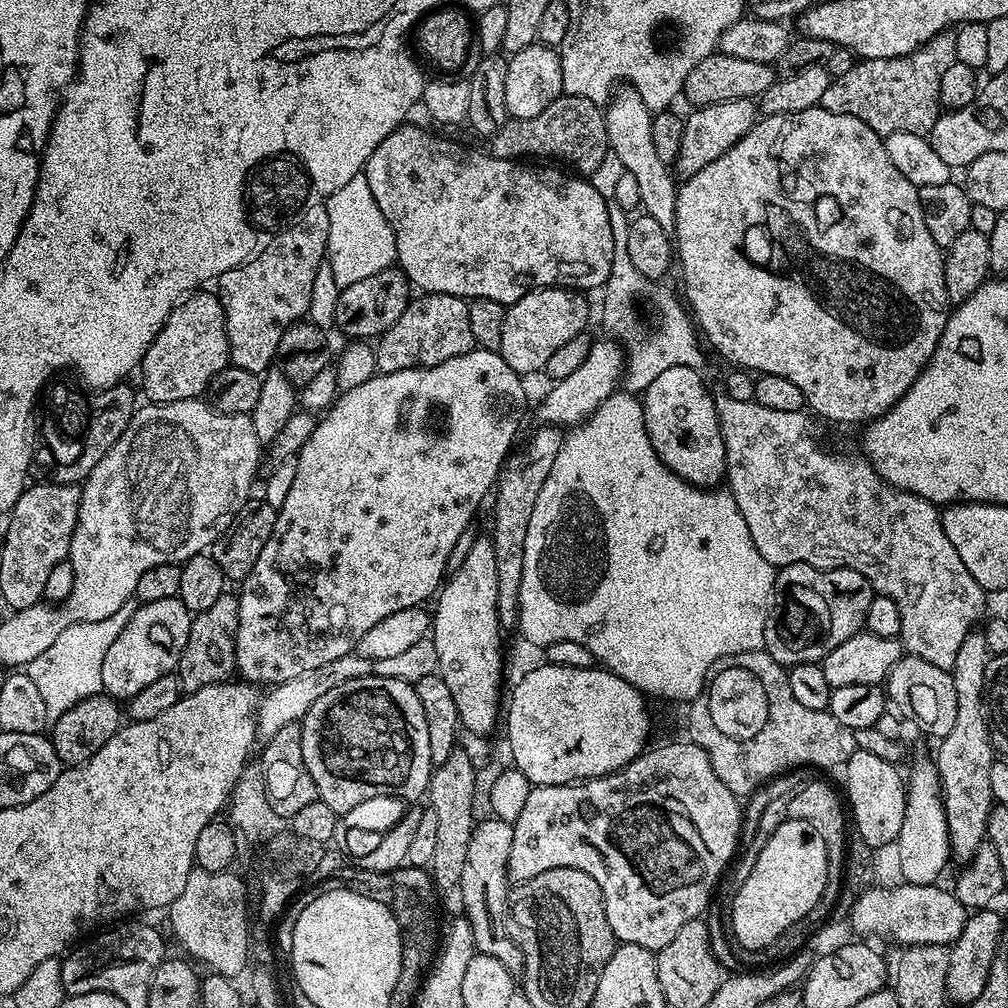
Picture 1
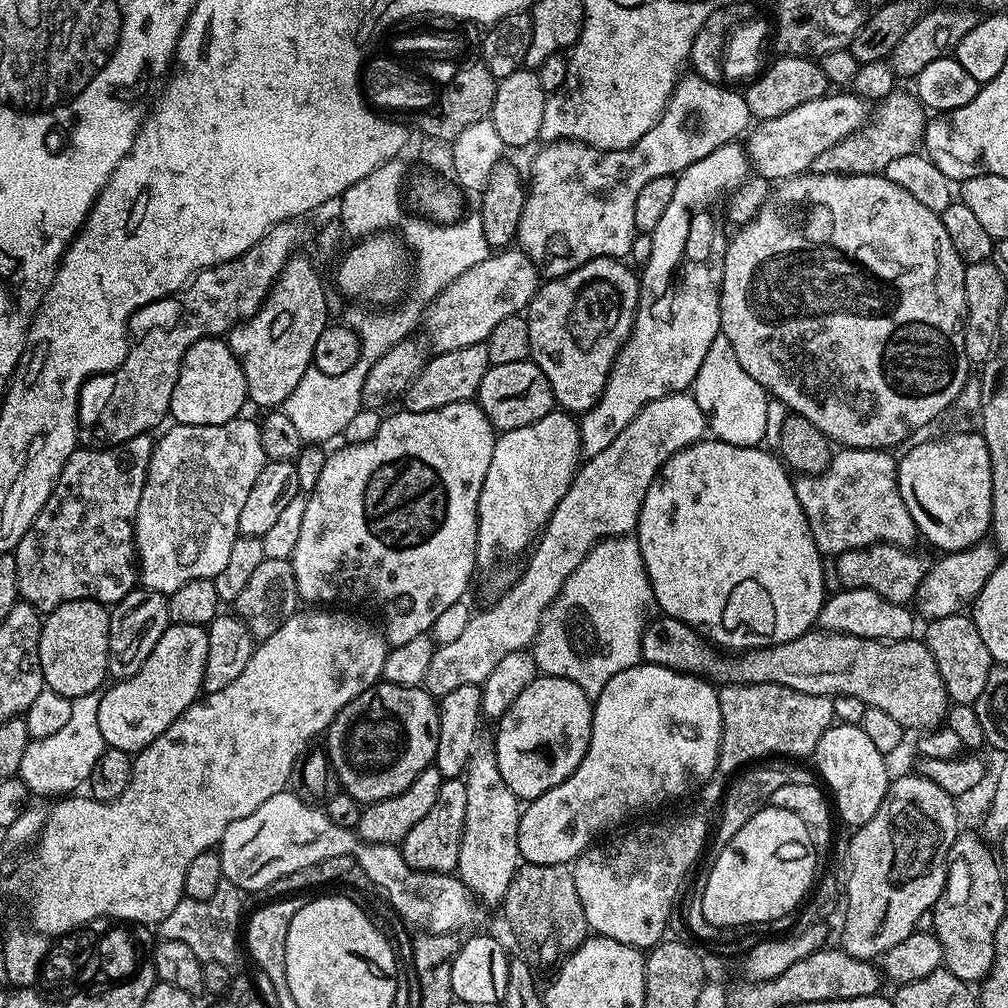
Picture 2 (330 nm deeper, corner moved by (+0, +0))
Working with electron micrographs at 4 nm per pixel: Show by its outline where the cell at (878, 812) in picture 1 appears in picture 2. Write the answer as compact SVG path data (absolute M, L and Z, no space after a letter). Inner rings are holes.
M833 723L832 727L824 731L822 738L818 738L815 760L815 771L818 776L820 771L819 779L826 785L835 815L839 819L841 816L846 823L852 824L853 829L858 829L870 822L874 814L878 814L878 806L882 806L882 798L886 798L888 793L890 775L888 764L884 761L887 760L885 753L879 752L874 742L870 742L866 730L862 730L859 724Z

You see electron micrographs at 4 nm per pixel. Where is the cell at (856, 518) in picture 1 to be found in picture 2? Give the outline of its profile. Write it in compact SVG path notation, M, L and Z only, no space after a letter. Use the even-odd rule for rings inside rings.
M844 448L833 455L830 466L817 476L797 475L798 502L806 514L818 550L828 558L871 544L896 544L912 548L918 540L916 523L902 502L896 477L897 457L878 448Z

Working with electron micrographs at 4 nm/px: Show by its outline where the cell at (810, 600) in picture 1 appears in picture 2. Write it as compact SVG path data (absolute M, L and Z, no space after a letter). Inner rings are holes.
M871 544L868 548L855 548L835 557L836 576L844 588L865 588L882 594L886 602L907 605L915 601L918 586L929 570L922 557L912 548L900 548L896 544Z

